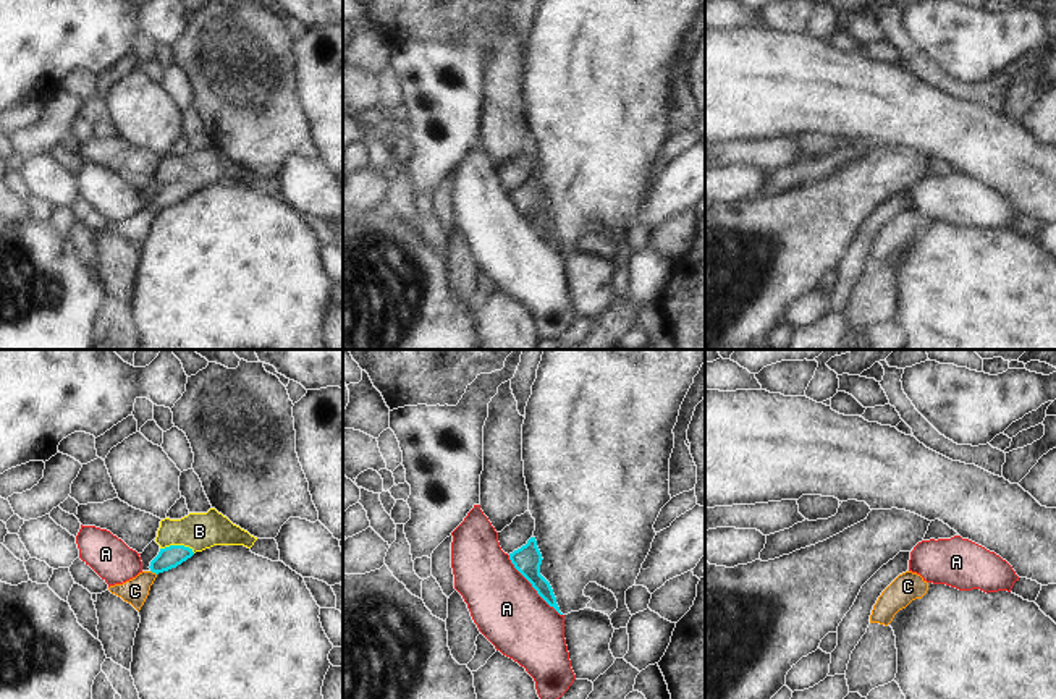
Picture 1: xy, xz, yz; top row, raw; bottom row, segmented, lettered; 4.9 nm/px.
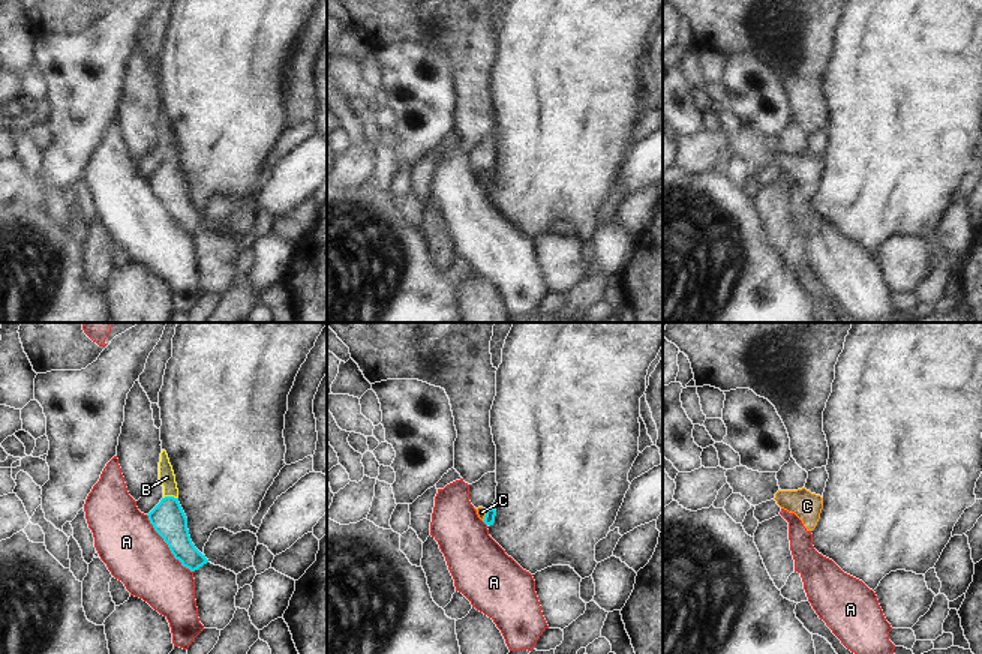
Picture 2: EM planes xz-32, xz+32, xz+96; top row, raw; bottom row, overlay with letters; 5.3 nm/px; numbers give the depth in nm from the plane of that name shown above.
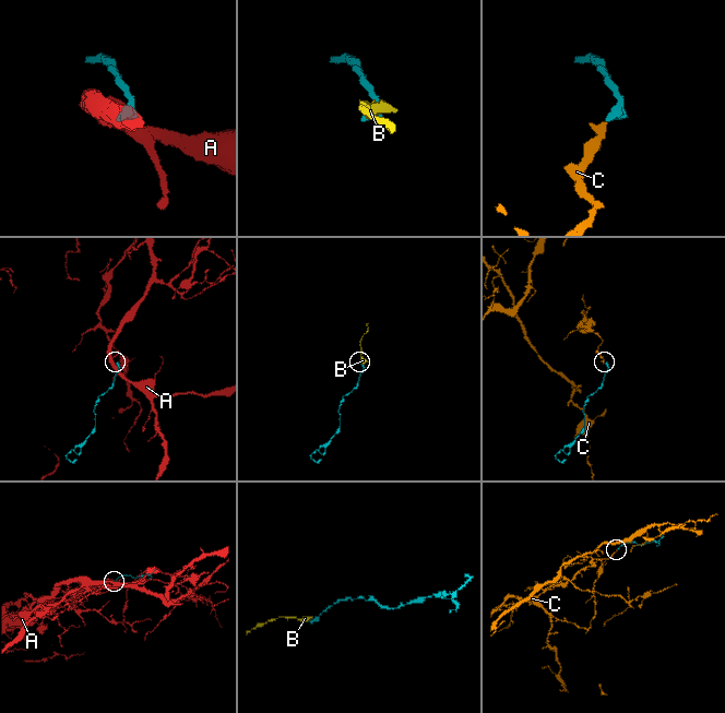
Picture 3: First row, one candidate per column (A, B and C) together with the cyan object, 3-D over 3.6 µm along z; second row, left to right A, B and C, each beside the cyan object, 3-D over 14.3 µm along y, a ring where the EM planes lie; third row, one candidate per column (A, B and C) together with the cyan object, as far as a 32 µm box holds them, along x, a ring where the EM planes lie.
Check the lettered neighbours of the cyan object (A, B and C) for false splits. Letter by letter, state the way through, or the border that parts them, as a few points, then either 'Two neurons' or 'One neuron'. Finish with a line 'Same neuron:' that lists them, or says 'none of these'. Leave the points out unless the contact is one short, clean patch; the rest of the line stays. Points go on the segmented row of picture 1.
A: Boundary: xz (508, 555), (513, 567), (561, 615). Two neurons
B: Boundary: xy (160, 547), (188, 546), (194, 552). Two neurons
C: Path across: xy (170, 557), (154, 571), (135, 591). One neuron
Same neuron: C.

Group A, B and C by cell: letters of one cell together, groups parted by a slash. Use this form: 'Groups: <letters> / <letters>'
Groups: A / B / C.

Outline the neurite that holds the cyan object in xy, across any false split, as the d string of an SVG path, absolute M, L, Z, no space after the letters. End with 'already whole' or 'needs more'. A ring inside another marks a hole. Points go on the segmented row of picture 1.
M170 545L160 549L158 555L150 561L149 571L142 571L123 584L110 586L108 591L131 604L139 612L157 574L176 568L192 555L192 549L184 545Z; needs more

